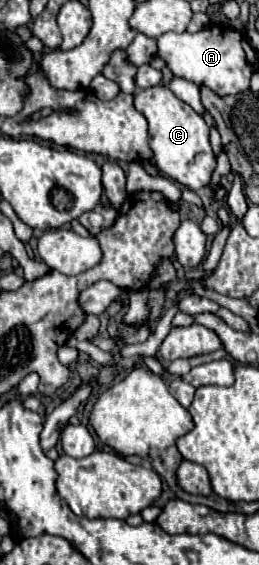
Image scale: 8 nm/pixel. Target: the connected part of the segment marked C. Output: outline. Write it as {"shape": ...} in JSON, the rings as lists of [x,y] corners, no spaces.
{"shape":[[[166,85],[136,91],[134,107],[148,119],[150,149],[154,151],[154,161],[162,175],[192,191],[206,187],[216,169],[216,157],[210,145],[210,127],[206,121],[190,105],[180,101]]]}

